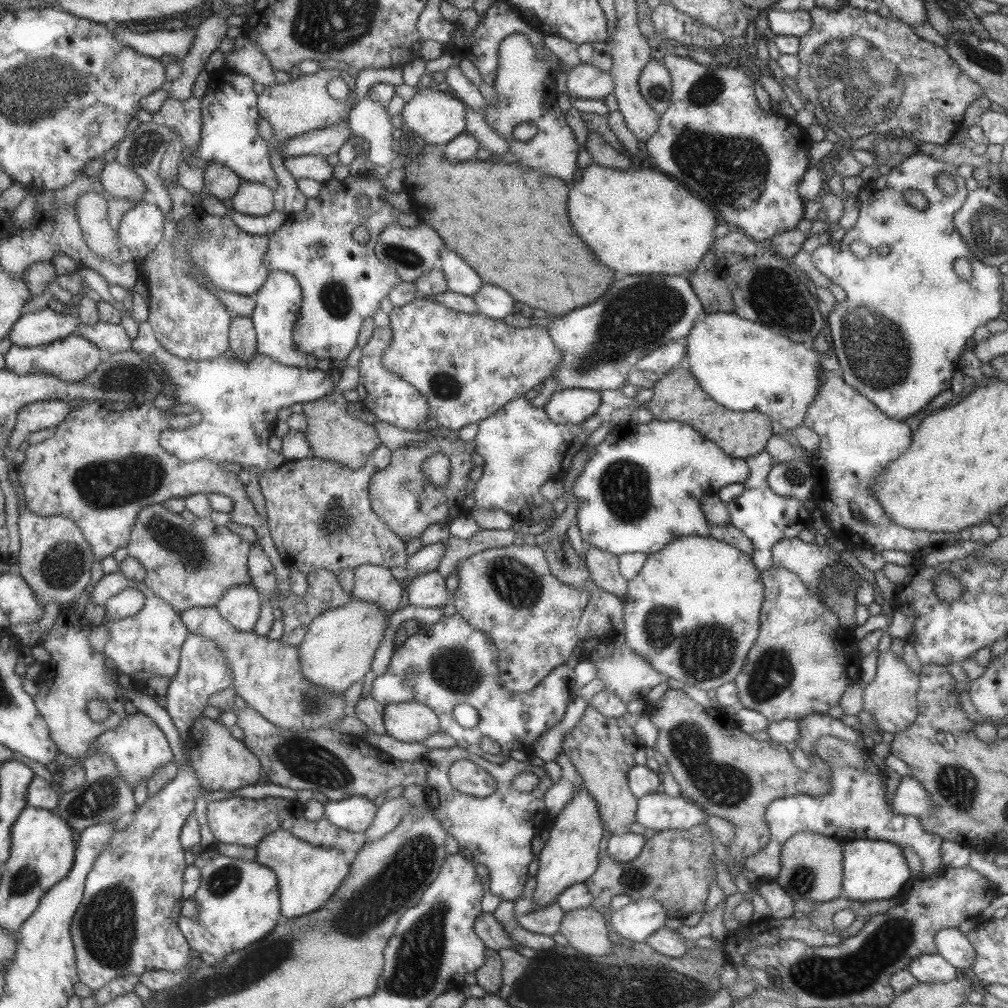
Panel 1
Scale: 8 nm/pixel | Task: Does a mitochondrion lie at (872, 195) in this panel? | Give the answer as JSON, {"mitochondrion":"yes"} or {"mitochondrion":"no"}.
{"mitochondrion":"no"}

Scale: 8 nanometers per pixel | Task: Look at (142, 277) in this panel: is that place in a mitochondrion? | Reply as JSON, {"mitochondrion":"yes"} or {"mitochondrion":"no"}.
{"mitochondrion":"no"}

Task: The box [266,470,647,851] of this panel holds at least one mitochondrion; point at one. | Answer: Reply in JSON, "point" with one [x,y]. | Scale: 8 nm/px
{"point":[302,758]}

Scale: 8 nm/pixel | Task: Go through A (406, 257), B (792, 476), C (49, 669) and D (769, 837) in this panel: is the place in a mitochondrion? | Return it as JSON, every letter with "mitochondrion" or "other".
{"A":"mitochondrion","B":"mitochondrion","C":"other","D":"other"}

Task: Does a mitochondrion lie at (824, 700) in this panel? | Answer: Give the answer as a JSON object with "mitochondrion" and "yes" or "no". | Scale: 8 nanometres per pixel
{"mitochondrion":"no"}

